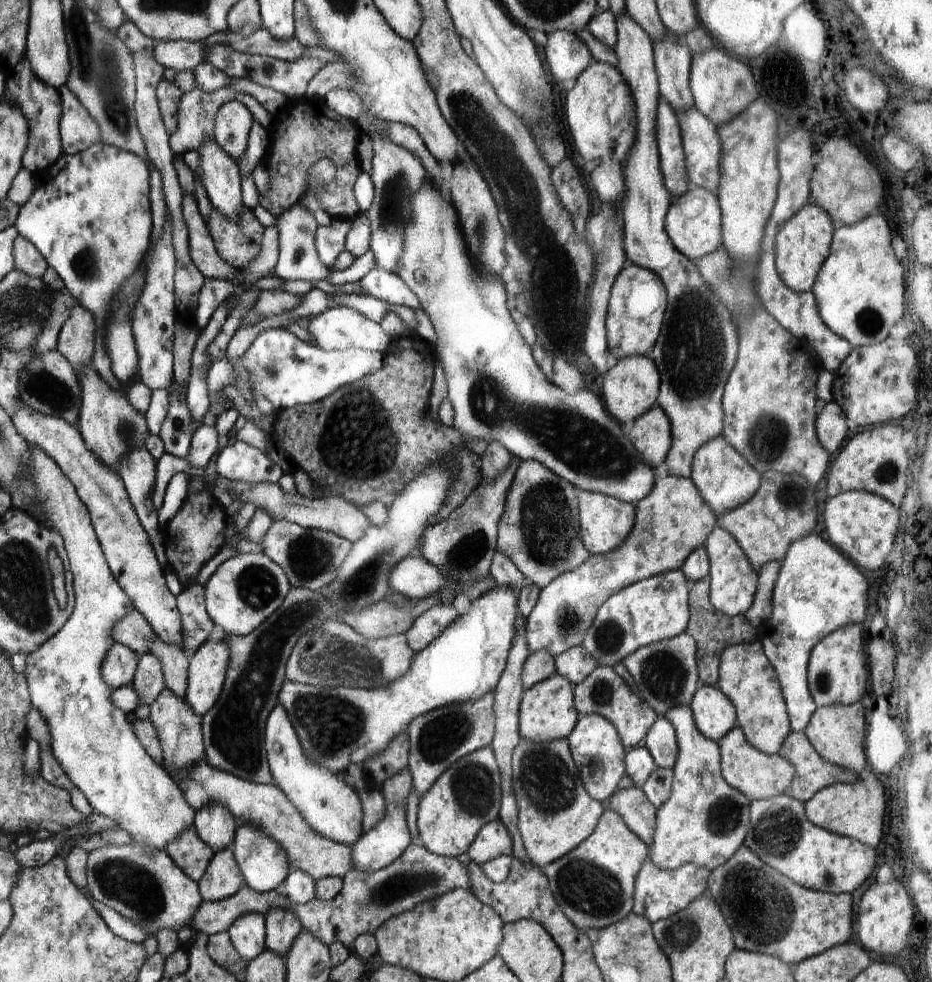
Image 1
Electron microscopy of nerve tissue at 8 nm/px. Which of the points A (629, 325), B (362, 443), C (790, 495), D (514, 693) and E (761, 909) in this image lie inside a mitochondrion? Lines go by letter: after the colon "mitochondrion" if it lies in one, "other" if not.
A: other
B: mitochondrion
C: mitochondrion
D: other
E: mitochondrion

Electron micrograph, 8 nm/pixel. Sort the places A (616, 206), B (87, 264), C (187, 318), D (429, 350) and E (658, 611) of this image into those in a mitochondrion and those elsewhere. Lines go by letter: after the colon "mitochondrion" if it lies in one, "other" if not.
A: other
B: mitochondrion
C: other
D: other
E: other

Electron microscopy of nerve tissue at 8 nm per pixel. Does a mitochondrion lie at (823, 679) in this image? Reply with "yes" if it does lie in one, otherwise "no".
yes

